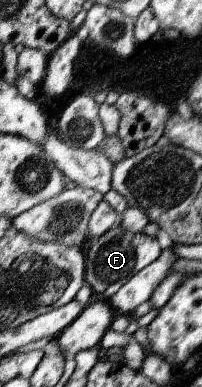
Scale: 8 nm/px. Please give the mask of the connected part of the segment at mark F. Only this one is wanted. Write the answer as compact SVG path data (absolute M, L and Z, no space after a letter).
M118 222L100 237L92 239L85 255L85 281L90 284L95 299L110 300L130 279L162 254L157 239L143 232L125 231Z

